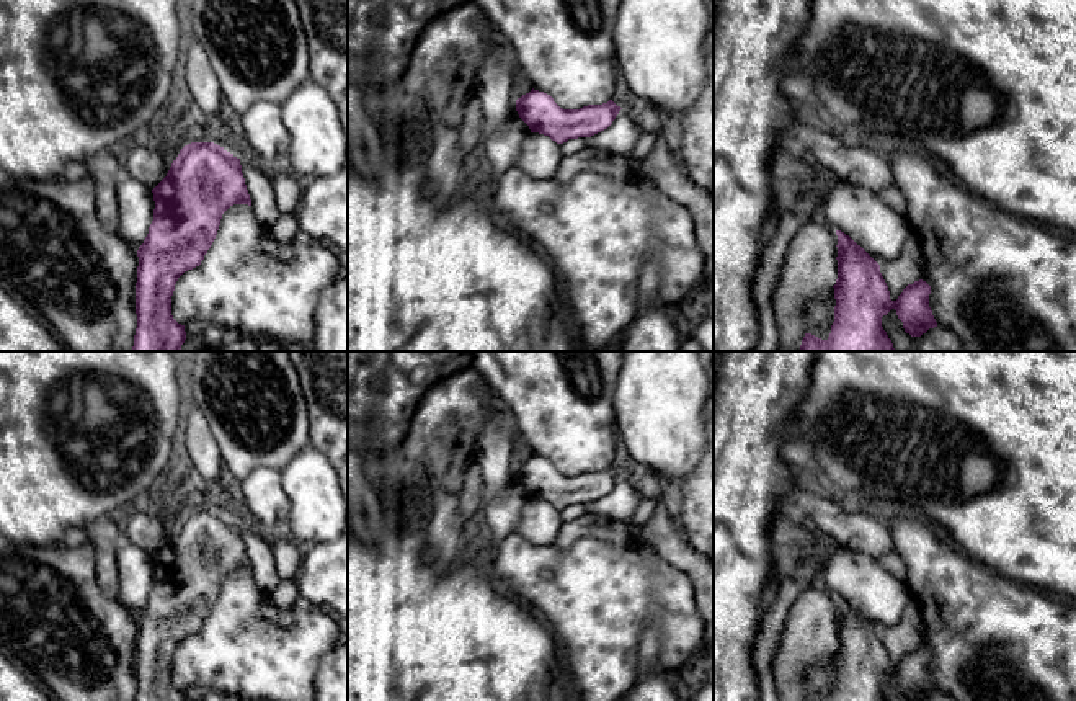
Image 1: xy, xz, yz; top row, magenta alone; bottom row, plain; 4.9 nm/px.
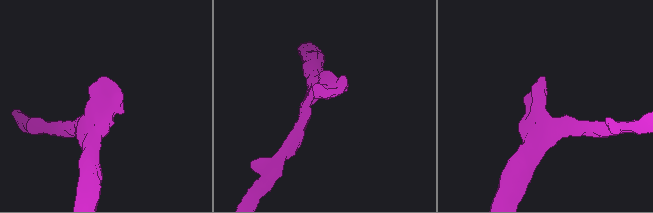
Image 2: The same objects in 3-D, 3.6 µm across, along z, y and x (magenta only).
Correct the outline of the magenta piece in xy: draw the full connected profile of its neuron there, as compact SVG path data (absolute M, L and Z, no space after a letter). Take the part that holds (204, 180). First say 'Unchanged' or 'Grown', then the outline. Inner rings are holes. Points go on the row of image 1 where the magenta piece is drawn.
Unchanged. M191 142L173 160L167 176L152 190L153 221L137 250L136 314L137 328L132 351L181 351L185 325L171 315L171 296L178 278L201 265L211 248L222 214L233 204L251 199L242 173L240 159L214 142Z

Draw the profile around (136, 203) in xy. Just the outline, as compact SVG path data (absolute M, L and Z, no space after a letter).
M122 173L116 185L116 201L119 208L118 235L137 252L153 221L155 201L152 188Z

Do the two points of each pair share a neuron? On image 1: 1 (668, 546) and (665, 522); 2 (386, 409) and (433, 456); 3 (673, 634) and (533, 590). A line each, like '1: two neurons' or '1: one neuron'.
1: one neuron
2: two neurons
3: one neuron

